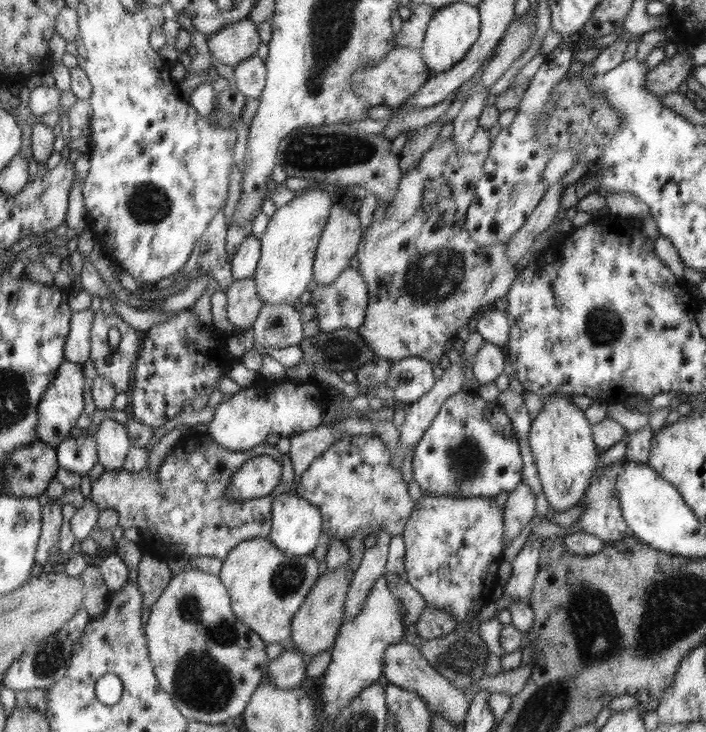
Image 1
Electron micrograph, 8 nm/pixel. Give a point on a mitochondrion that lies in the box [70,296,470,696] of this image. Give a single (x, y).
(288, 578)

